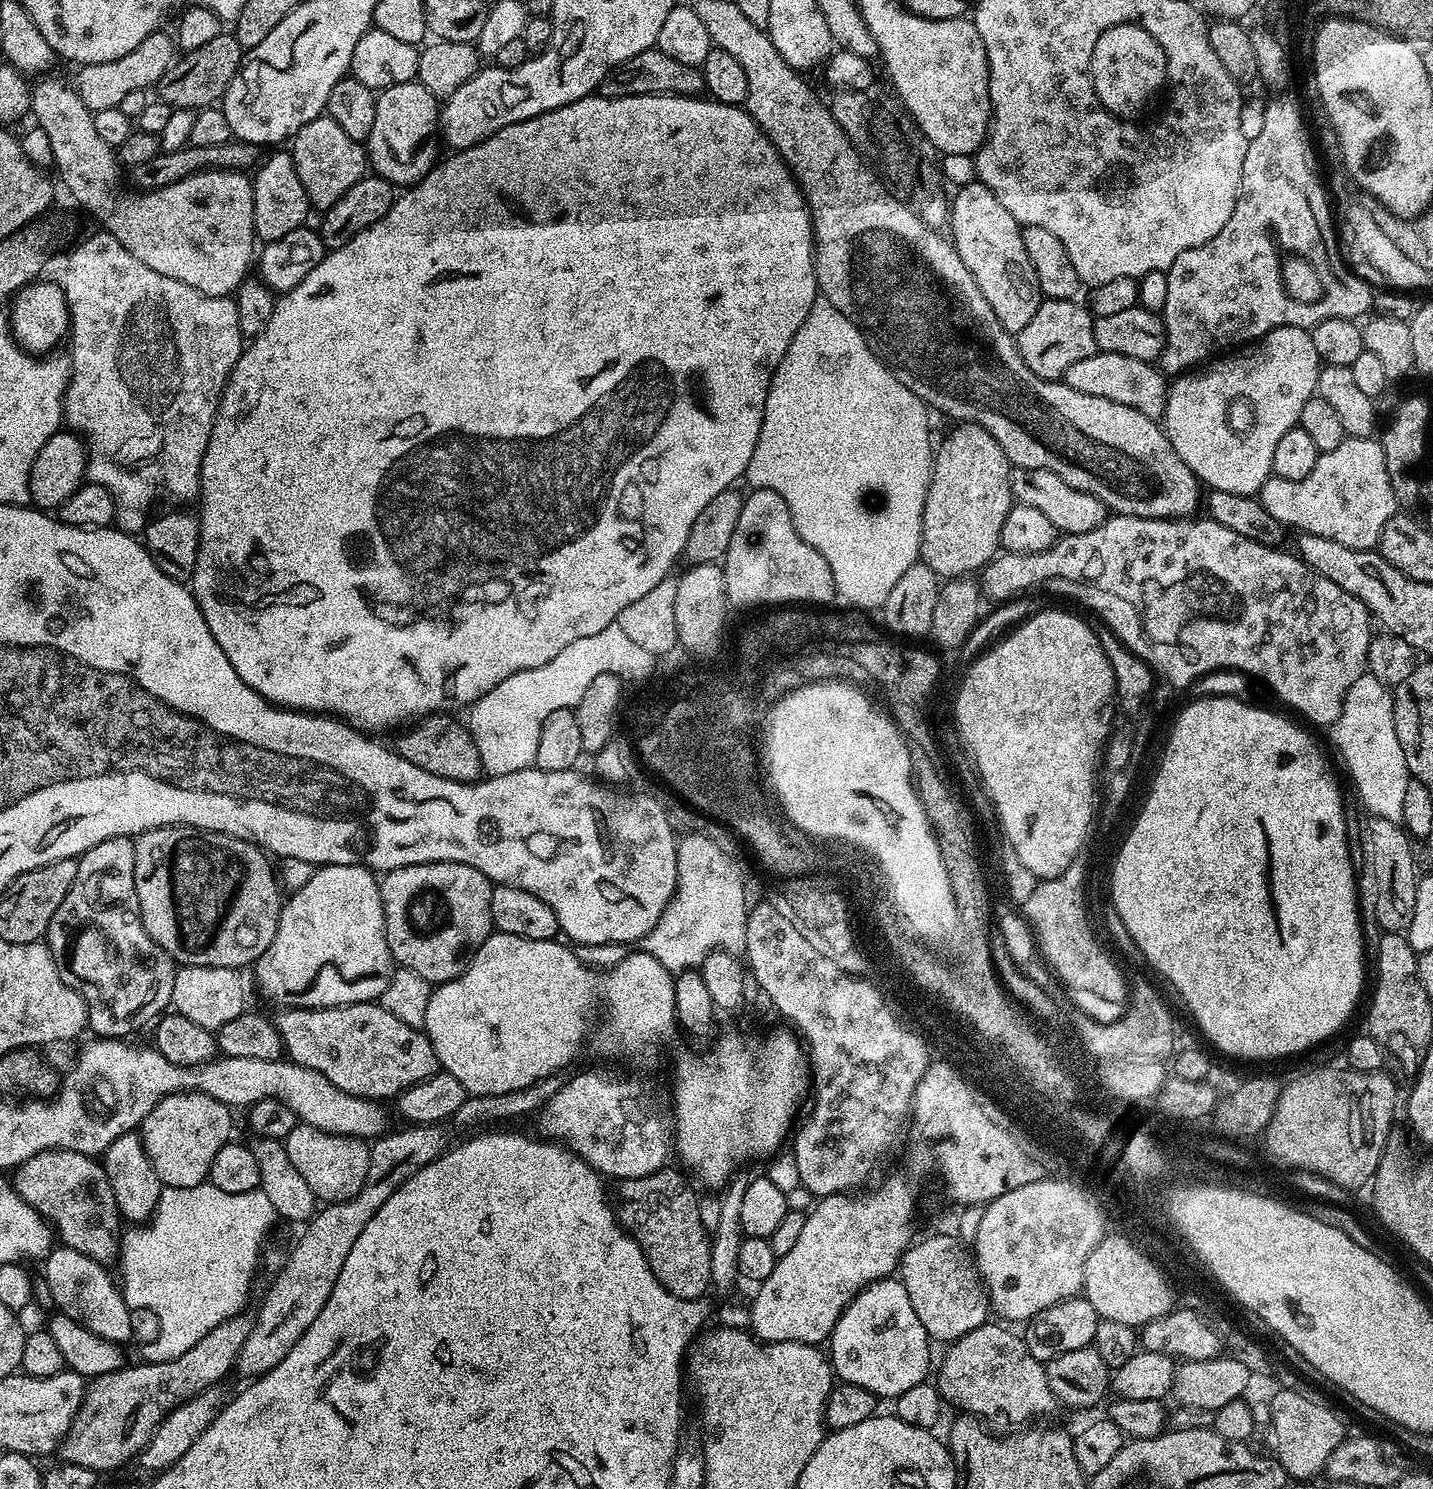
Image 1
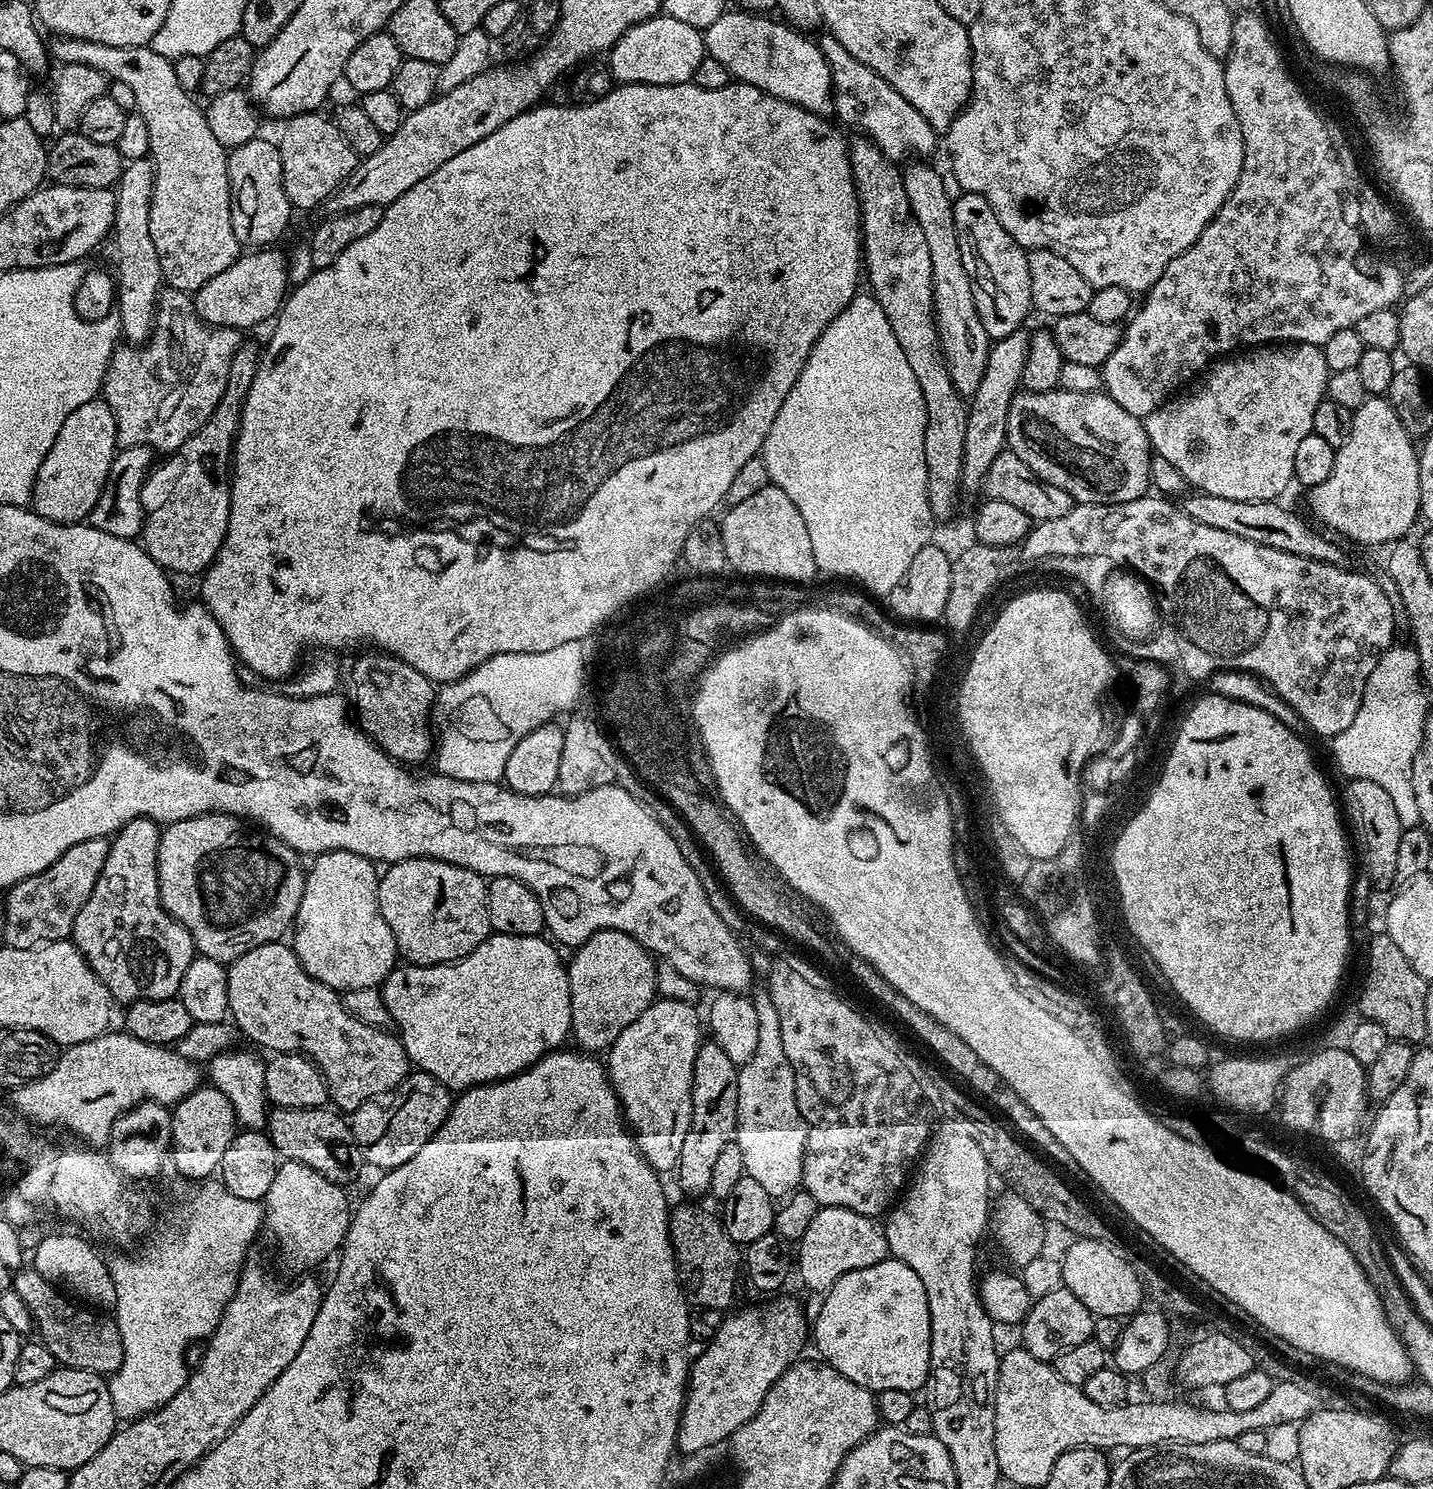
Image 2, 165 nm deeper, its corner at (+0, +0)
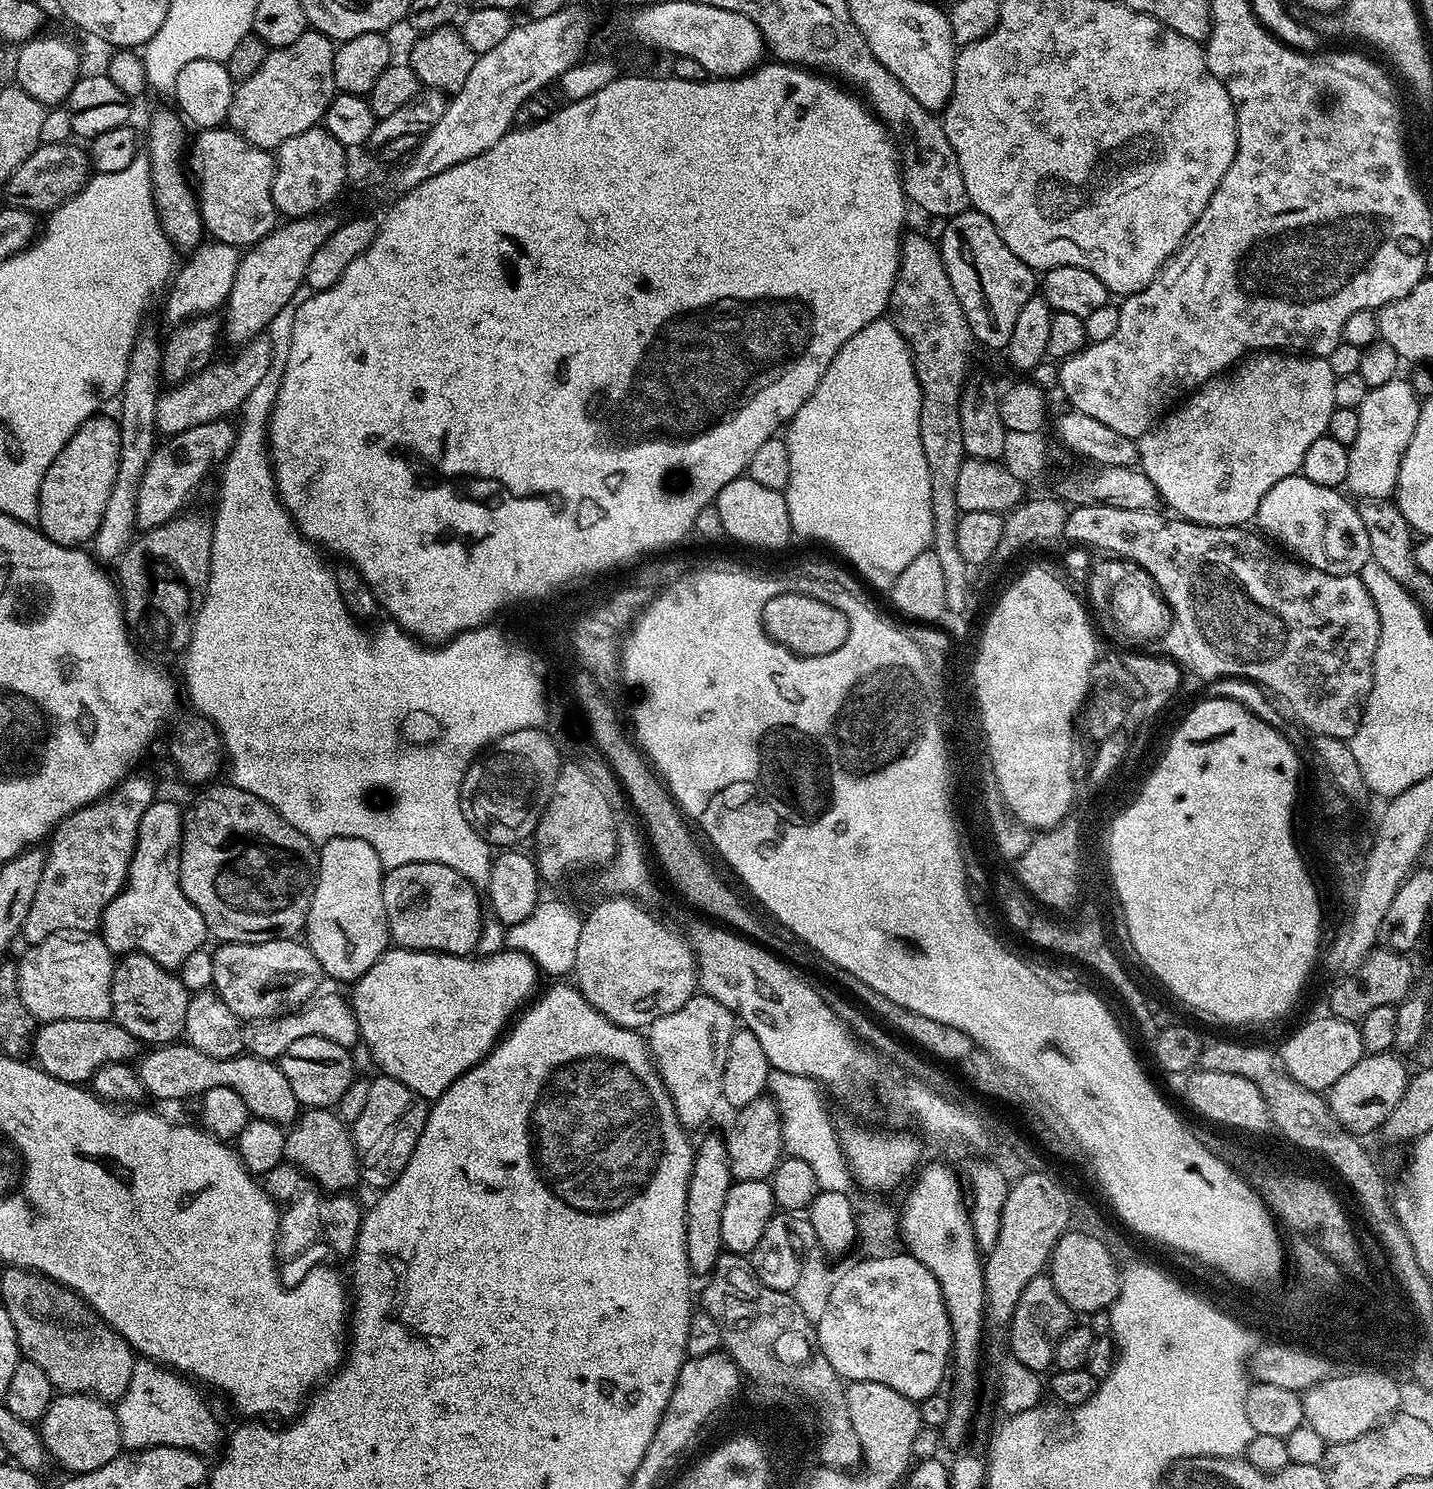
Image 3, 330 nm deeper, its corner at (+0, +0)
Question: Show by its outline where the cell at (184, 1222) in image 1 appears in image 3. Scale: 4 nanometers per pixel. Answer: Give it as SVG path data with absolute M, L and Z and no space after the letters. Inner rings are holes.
M147 1358L137 1359L134 1374L130 1374L130 1386L115 1405L121 1445L128 1450L174 1446L201 1454L209 1454L219 1444L221 1447L226 1432L220 1429L215 1414L204 1405L199 1391L195 1383L171 1368Z

